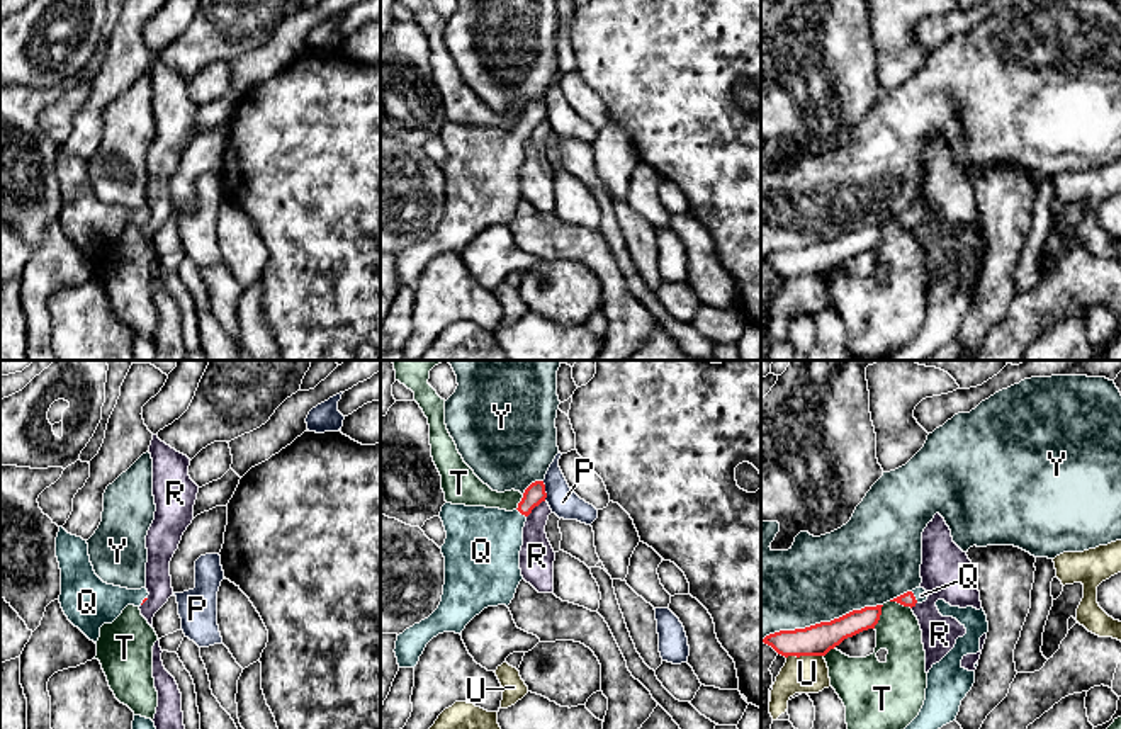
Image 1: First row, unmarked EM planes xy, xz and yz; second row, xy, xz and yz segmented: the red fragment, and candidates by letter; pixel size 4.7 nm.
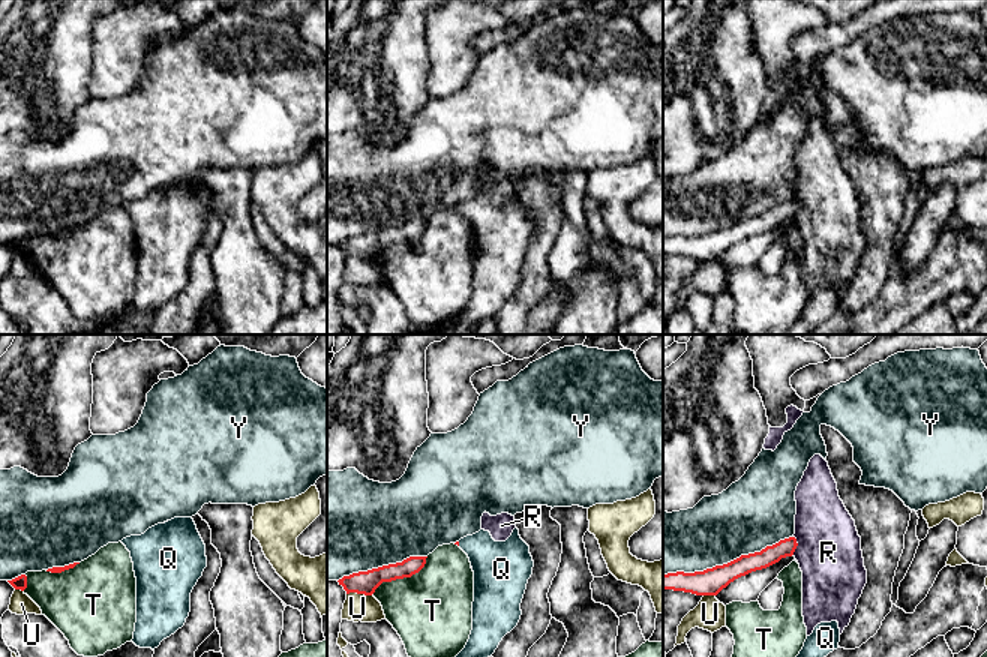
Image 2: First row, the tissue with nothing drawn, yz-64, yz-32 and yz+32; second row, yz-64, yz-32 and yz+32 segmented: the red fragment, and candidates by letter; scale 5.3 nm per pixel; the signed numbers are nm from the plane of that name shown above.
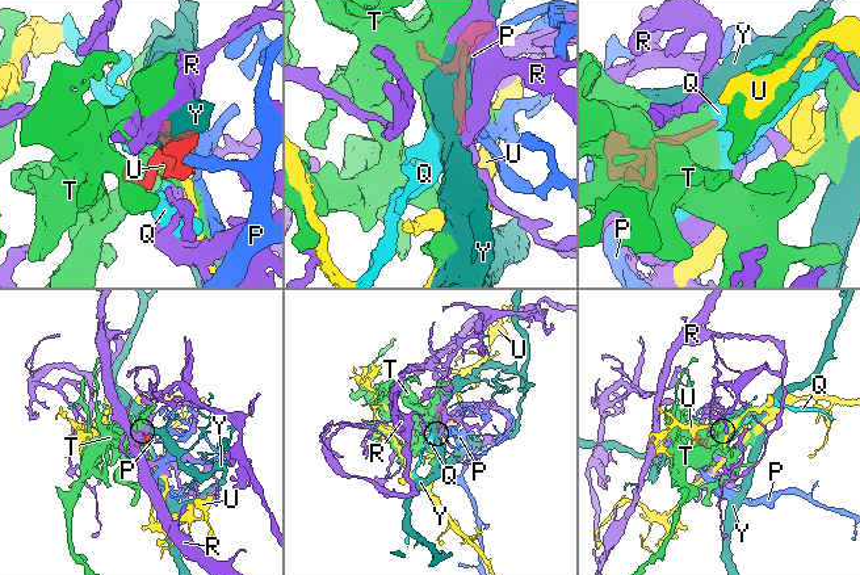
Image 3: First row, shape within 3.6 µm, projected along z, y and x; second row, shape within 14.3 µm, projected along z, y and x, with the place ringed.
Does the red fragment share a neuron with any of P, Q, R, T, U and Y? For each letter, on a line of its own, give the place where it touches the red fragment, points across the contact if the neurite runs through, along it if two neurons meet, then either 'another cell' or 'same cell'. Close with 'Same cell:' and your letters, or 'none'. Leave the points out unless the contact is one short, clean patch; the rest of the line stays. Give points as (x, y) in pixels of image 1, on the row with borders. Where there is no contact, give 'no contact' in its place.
P: meets red in xz at (544, 491); another cell
Q: meets red in yz at (914, 597); runs through yz (907, 599), (914, 597), (921, 595); same cell
R: meets red in xz at (534, 507); border along xz (544, 500), (527, 517); another cell
T: meets red in yz at (878, 617); another cell
U: meets red in yz at (804, 655); border along yz (822, 655), (787, 658); another cell
Y: meets red in yz at (821, 622); another cell
Same cell: Q

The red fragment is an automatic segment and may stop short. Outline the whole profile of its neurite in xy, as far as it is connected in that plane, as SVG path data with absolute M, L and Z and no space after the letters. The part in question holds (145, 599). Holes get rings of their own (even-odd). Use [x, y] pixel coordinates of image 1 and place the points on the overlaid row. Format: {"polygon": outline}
{"polygon": "M59 527L56 557L61 569L59 603L68 620L97 644L100 627L112 624L127 605L141 607L148 590L104 583L93 571L88 544Z"}

